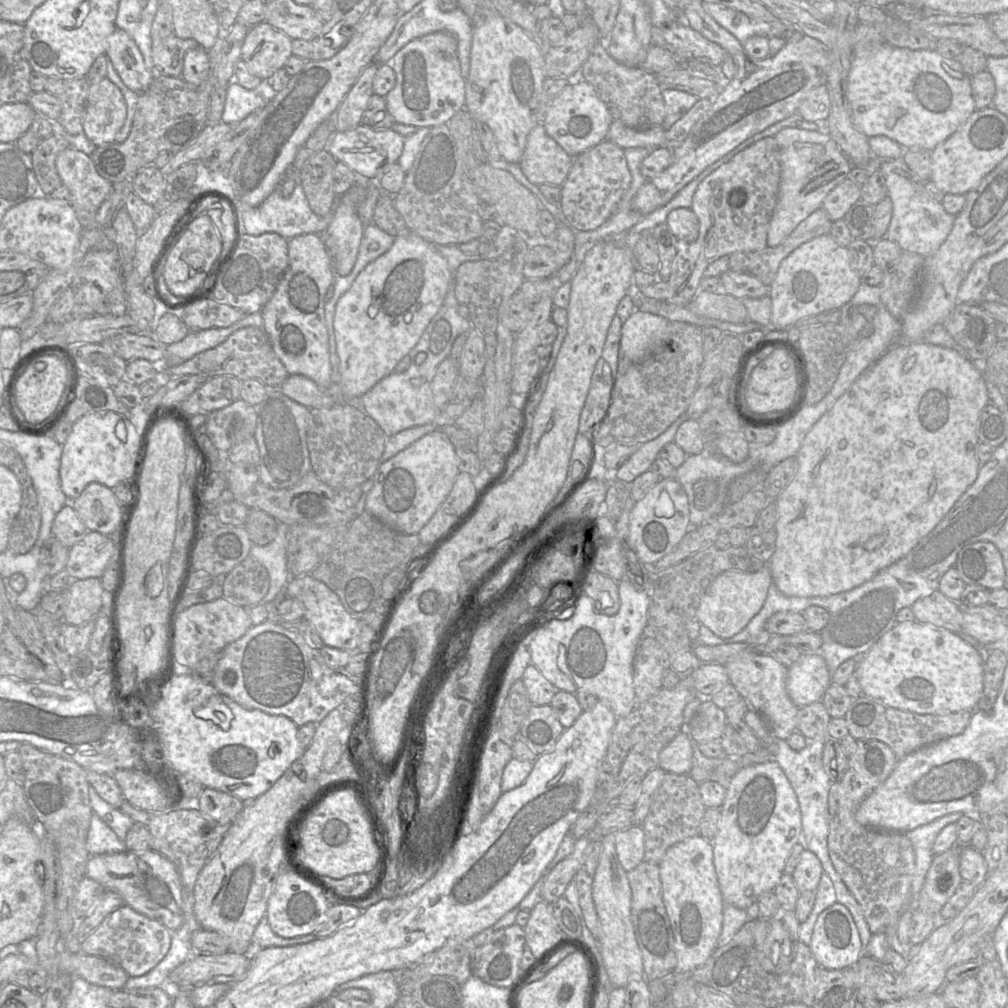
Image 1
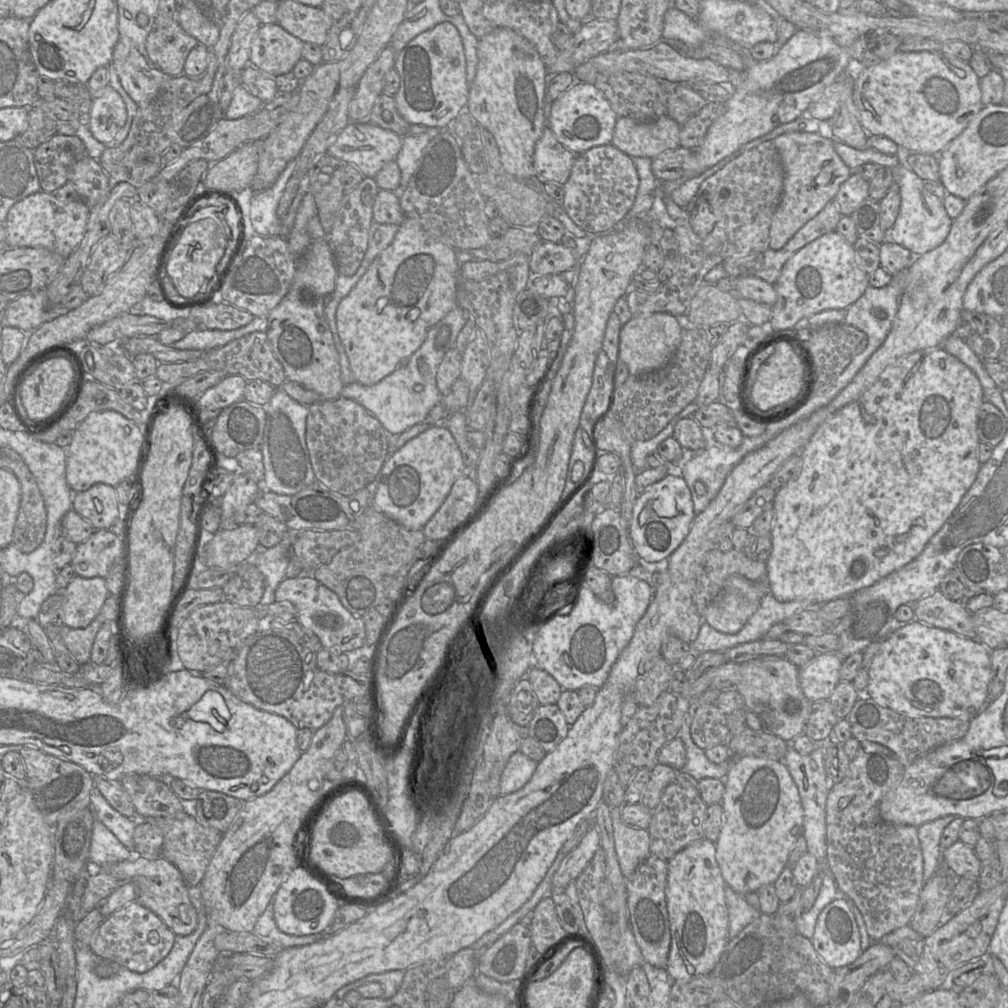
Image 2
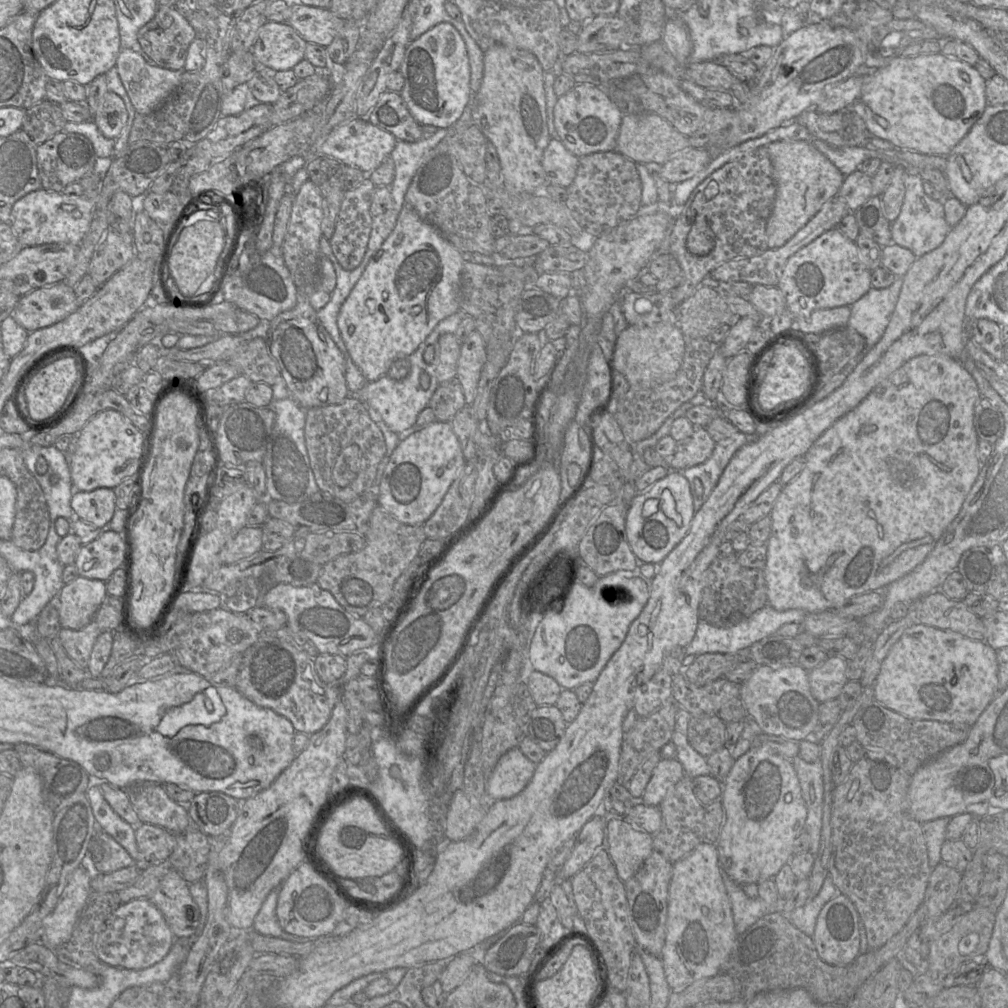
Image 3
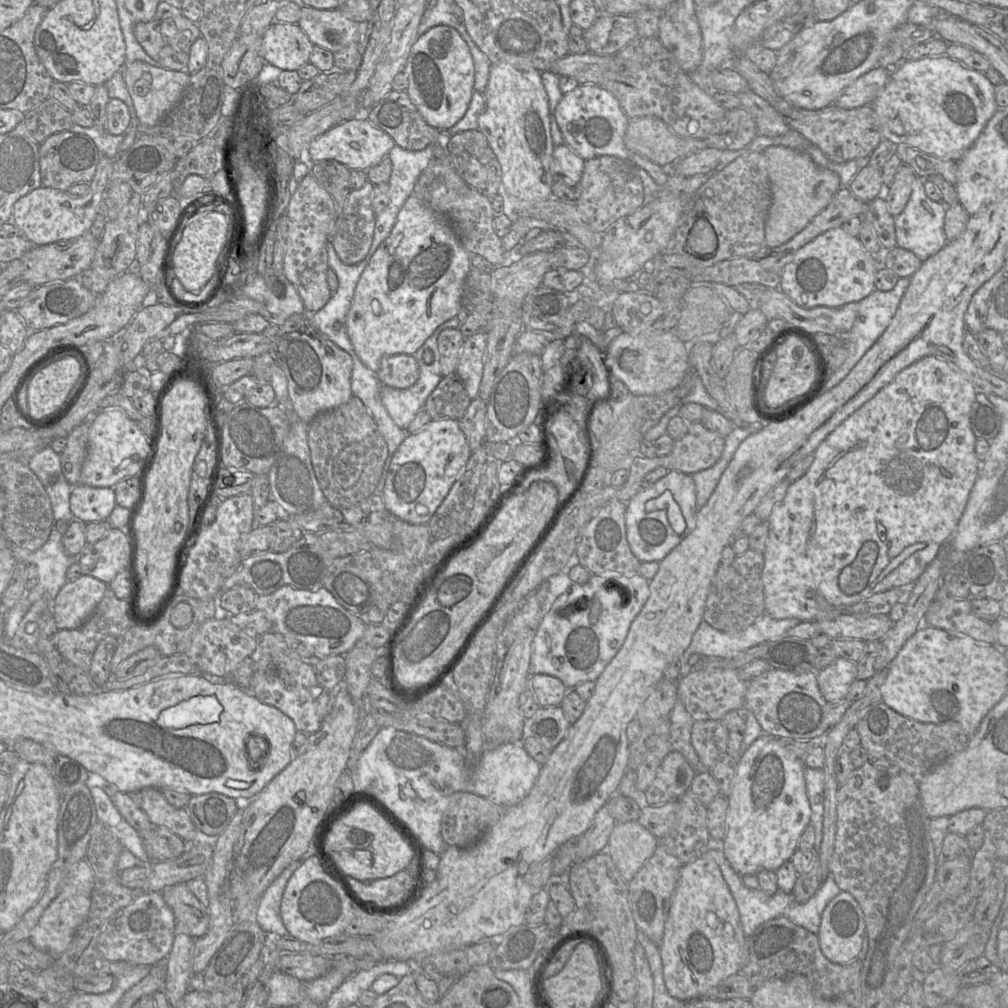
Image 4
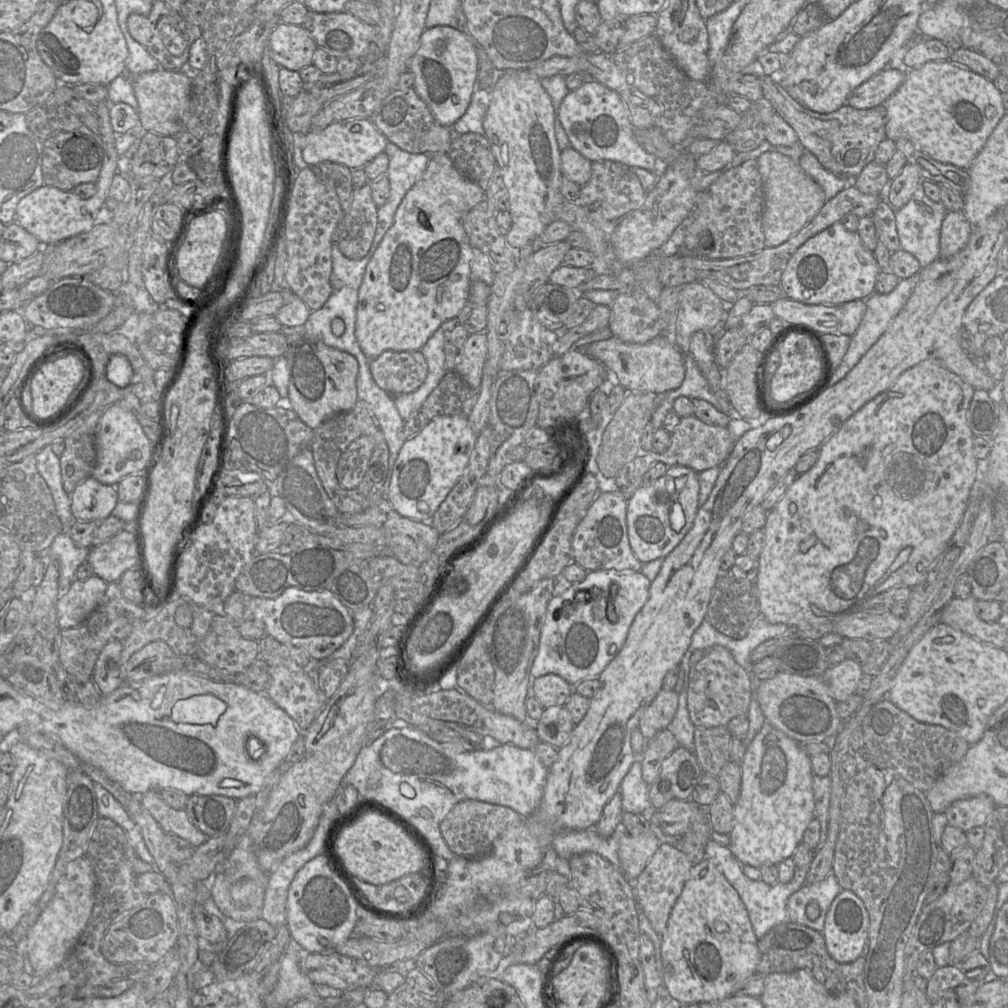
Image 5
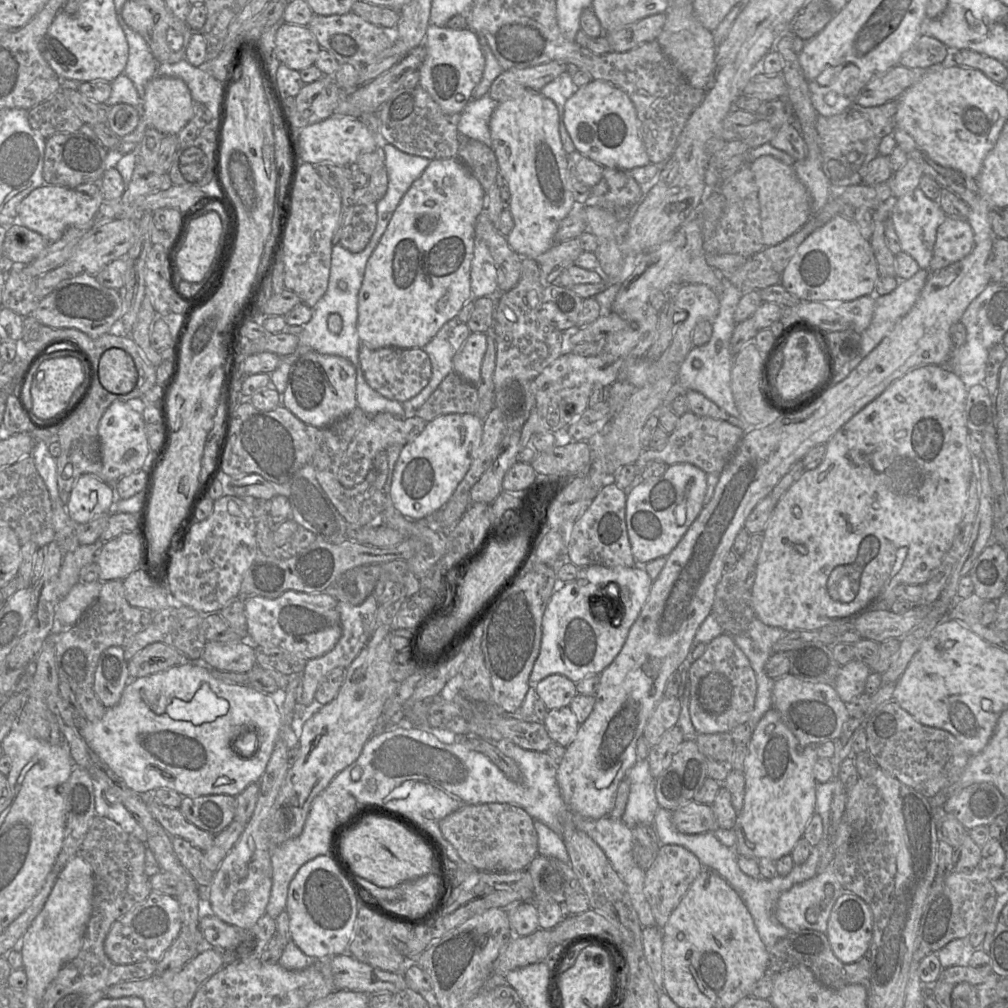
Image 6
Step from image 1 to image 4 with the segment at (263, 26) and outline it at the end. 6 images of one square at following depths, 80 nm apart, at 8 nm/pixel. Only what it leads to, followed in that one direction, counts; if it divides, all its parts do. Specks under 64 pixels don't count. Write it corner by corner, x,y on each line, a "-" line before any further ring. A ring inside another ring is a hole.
274,21
262,34
264,62
280,70
296,70
310,63
314,44
295,23

